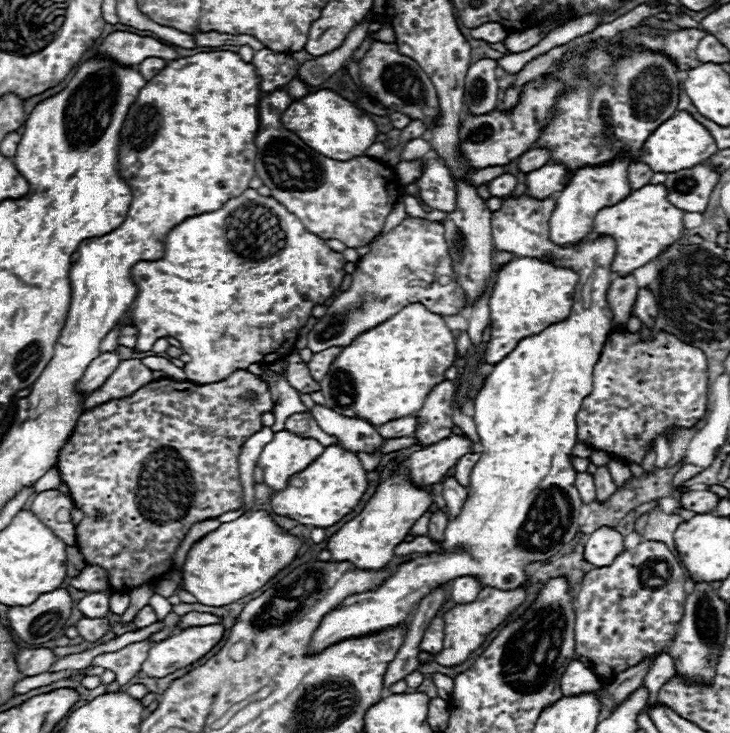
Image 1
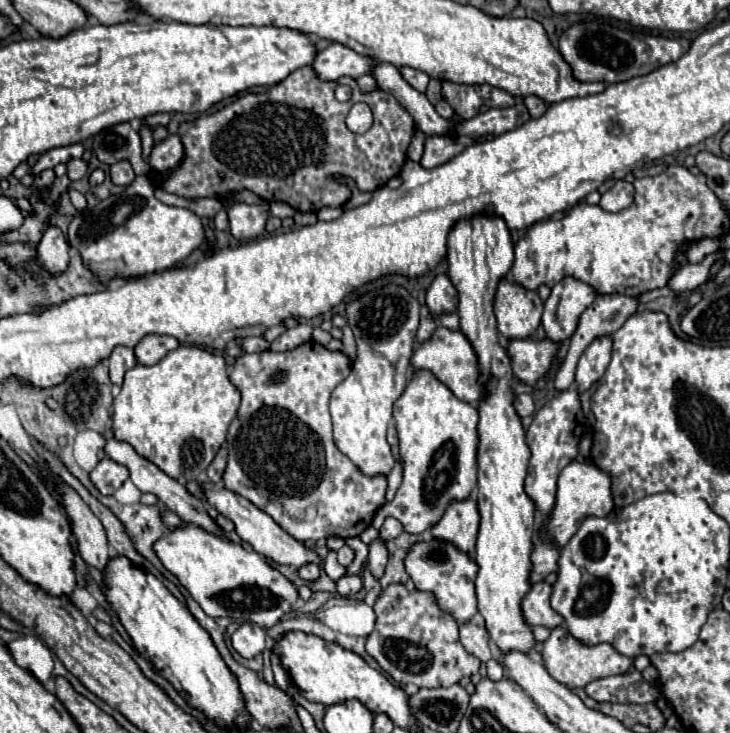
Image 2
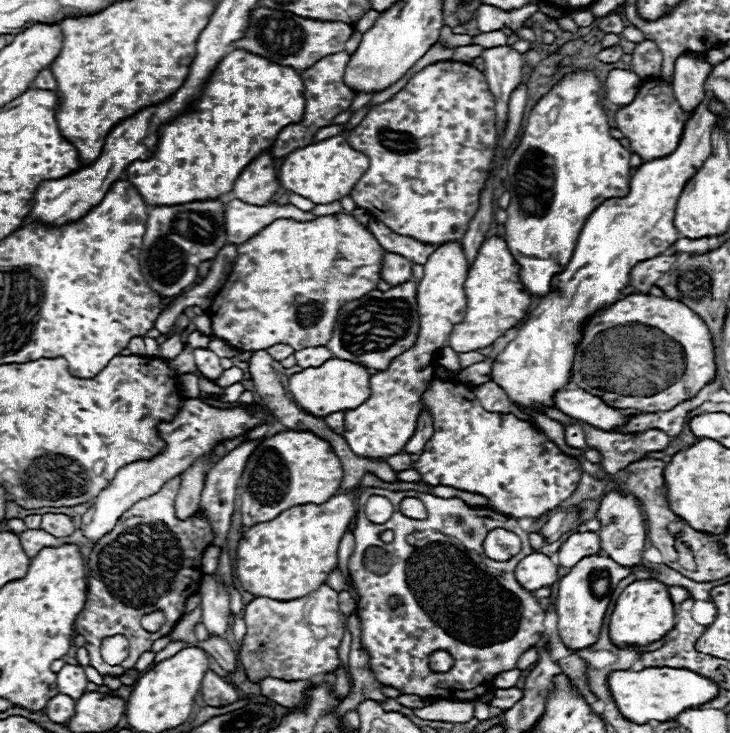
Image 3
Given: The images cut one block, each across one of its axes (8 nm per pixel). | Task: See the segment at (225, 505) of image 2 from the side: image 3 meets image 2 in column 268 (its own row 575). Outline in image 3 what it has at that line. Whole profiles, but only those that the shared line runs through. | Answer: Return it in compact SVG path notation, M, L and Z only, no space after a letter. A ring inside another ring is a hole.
M532 552L516 566L516 580L530 592L542 586L552 586L554 582L558 582L558 578L558 566L540 552Z

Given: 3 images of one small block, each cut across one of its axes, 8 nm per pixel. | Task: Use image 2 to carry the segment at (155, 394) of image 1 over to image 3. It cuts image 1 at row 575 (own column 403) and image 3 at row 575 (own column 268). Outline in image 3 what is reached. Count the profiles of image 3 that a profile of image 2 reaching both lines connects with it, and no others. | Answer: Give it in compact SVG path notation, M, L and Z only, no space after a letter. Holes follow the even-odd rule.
M174 476L160 492L138 500L118 518L116 526L92 546L88 556L88 598L84 610L74 620L74 630L84 636L84 648L90 652L90 666L100 674L122 676L126 670L134 668L140 654L152 650L152 644L170 634L178 624L186 600L198 594L202 582L202 556L212 544L214 534L208 518L198 512L186 520L176 516L174 502L180 482L182 478ZM154 610L162 610L166 622L158 632L146 632L140 620ZM114 634L122 634L130 642L130 656L118 666L106 664L100 656L102 640Z

